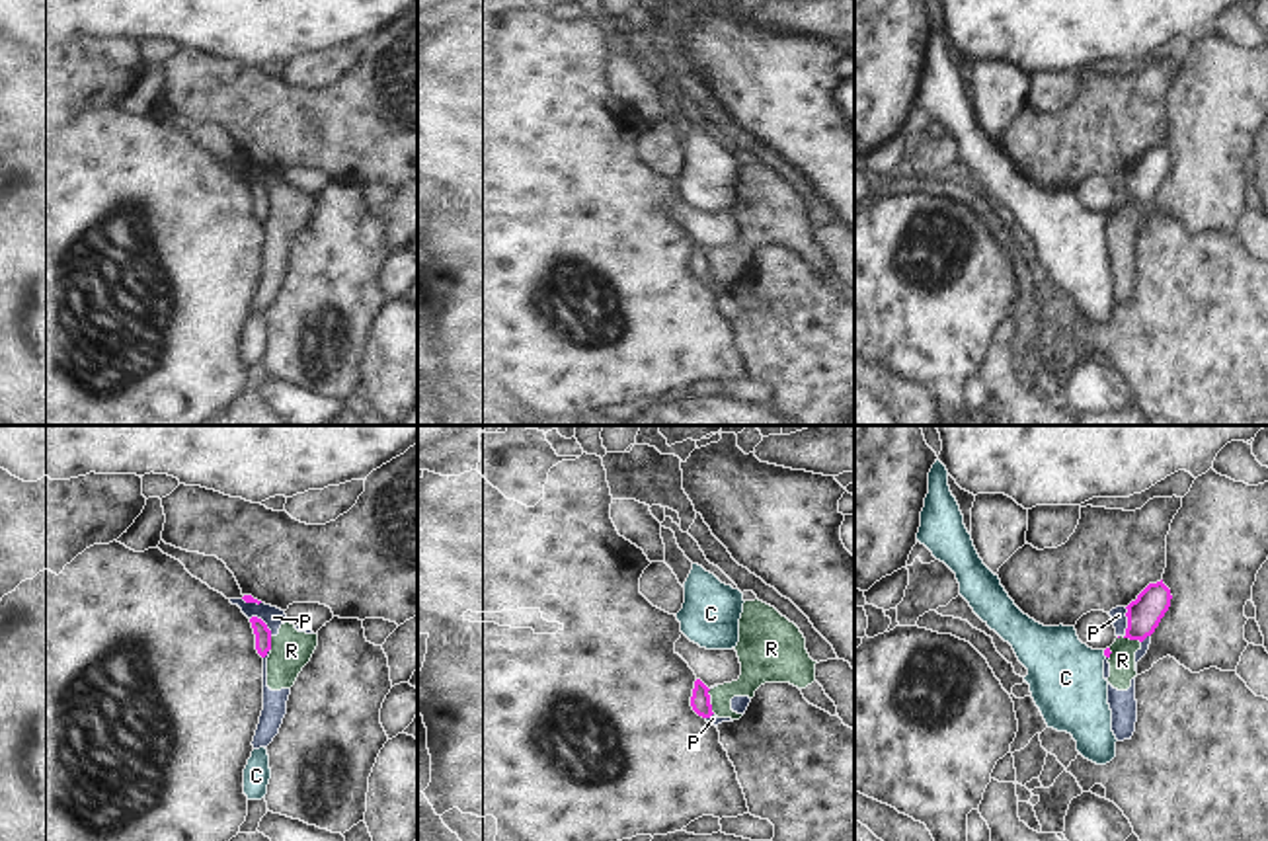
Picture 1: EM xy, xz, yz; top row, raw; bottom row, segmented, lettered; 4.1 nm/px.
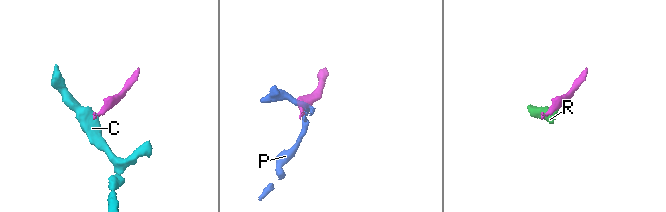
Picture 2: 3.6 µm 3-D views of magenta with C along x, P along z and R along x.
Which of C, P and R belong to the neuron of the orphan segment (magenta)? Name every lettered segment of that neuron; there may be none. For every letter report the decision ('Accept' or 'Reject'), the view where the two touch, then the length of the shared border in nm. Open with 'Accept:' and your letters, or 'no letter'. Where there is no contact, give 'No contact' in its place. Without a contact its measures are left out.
Accept: C
C: Accept. Touches magenta in yz. Shared border 40 nm
P: Reject. Touches magenta in yz. Shared border 130 nm
R: Reject. Touches magenta in yz. Shared border 100 nm.

